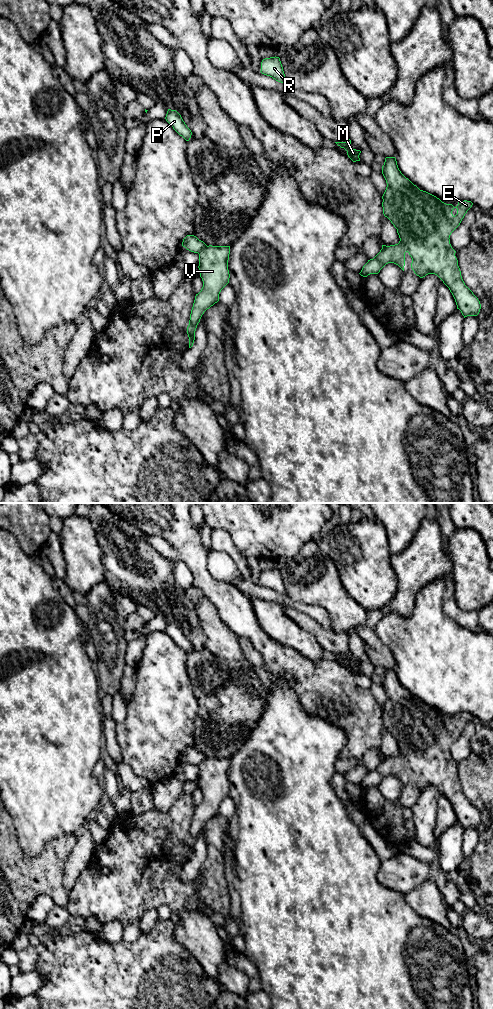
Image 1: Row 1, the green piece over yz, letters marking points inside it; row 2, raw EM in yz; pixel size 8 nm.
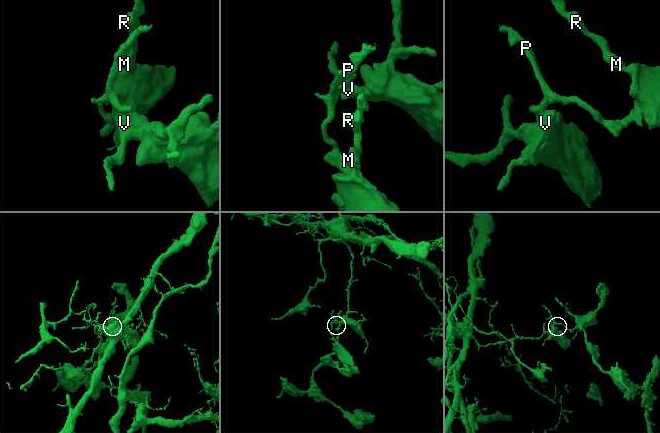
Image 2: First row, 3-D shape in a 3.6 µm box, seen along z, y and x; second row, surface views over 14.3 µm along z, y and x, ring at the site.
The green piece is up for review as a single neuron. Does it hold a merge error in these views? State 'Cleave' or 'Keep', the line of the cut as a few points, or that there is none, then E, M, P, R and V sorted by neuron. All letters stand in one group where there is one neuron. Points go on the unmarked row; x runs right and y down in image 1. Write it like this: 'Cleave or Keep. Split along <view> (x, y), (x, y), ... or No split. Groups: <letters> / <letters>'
Cleave. Split along yz (206, 757), (198, 765). Groups: E M P R / V

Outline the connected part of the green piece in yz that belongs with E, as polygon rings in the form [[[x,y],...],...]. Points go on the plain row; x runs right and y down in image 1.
[[[395,669],[385,670],[382,686],[387,695],[382,708],[383,726],[397,741],[400,753],[395,757],[382,757],[380,764],[373,771],[368,772],[359,786],[363,789],[378,786],[388,775],[394,775],[404,783],[405,765],[408,764],[412,770],[411,780],[417,788],[423,790],[428,786],[437,787],[449,800],[457,821],[461,823],[464,830],[477,828],[481,821],[480,813],[465,797],[455,768],[456,763],[452,760],[449,751],[473,715],[467,712],[459,713],[458,717],[454,719],[452,716],[446,716],[436,708],[420,702],[401,685]]]

